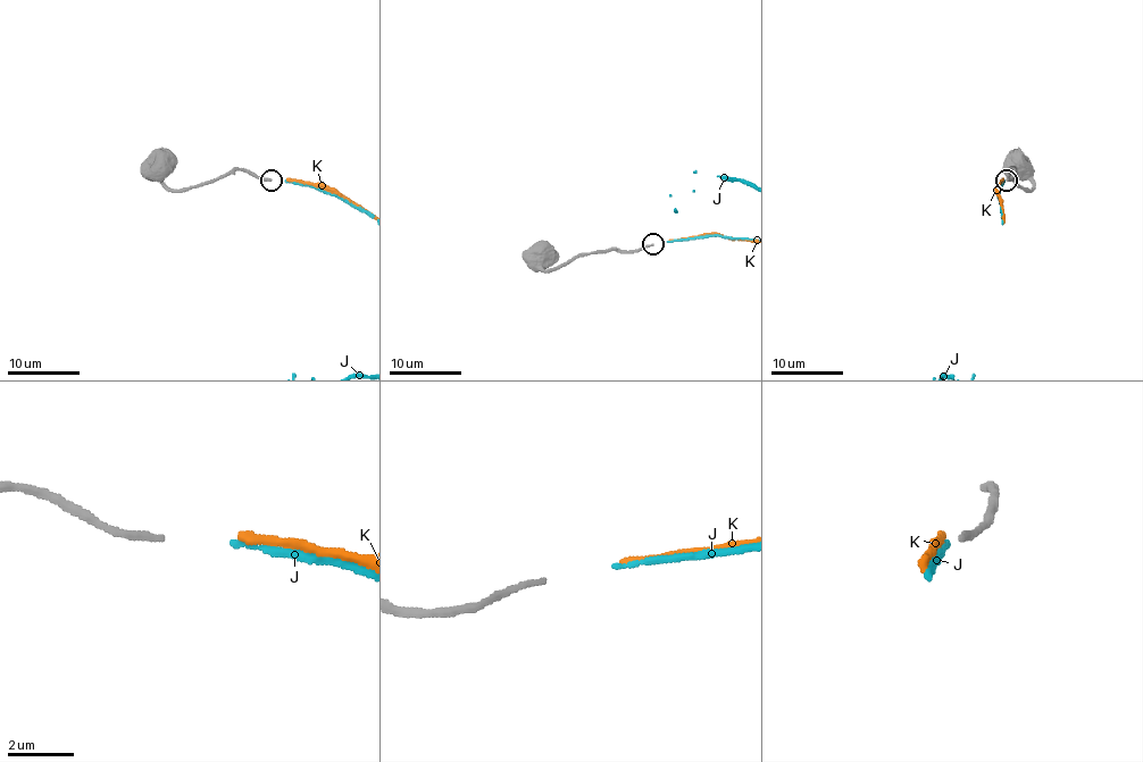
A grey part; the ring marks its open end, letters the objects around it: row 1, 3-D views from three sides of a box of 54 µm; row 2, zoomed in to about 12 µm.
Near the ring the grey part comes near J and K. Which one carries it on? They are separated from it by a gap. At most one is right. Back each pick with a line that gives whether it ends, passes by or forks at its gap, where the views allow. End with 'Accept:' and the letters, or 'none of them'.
J: it ends there
Accept: J

